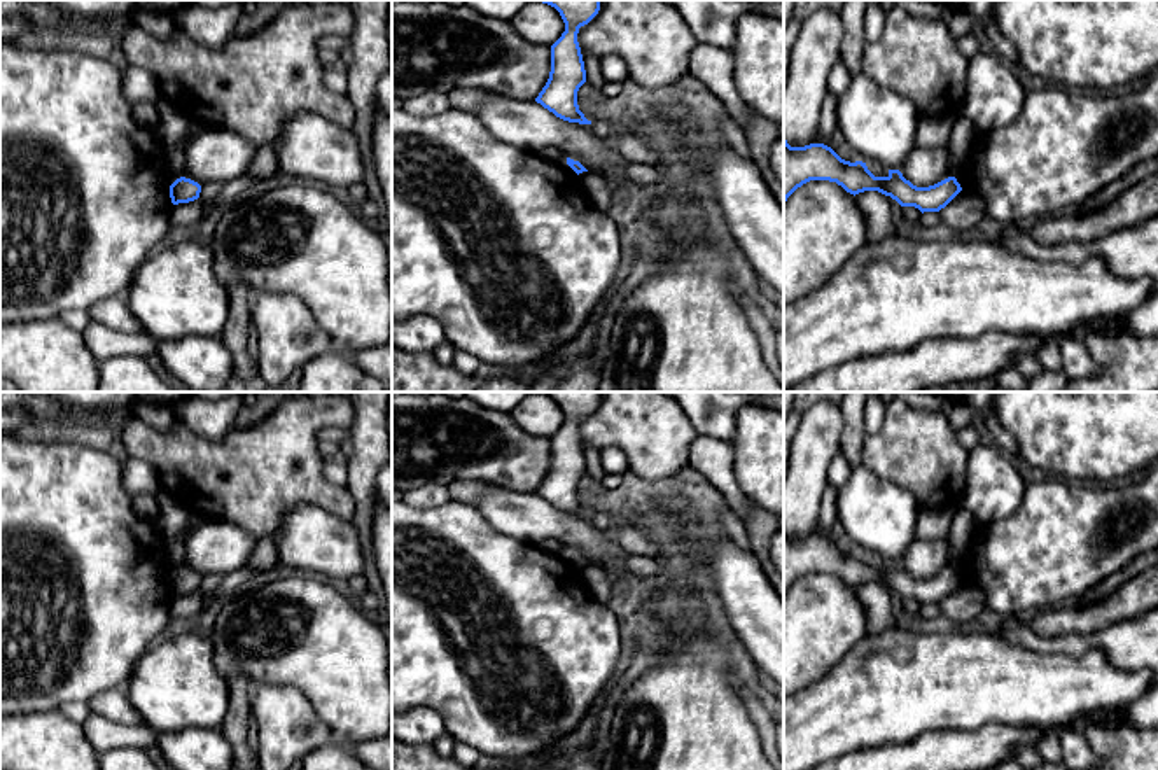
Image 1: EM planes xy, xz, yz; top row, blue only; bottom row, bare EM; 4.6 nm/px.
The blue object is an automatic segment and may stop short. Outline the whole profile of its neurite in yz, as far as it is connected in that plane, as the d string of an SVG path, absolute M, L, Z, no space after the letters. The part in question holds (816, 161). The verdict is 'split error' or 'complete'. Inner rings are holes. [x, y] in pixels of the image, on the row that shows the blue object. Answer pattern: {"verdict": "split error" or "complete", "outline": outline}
{"verdict": "complete", "outline": "M784 138L784 203L810 180L836 182L854 196L864 191L878 191L901 206L915 206L922 214L939 212L962 191L955 177L929 187L917 187L899 170L889 170L887 177L875 177L866 163L845 161L824 144L791 147Z"}

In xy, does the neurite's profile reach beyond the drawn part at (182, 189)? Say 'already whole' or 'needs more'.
already whole

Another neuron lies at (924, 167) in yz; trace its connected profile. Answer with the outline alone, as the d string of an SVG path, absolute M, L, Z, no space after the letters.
M915 147L899 168L899 172L917 187L929 187L948 177L953 177L948 168L946 147Z

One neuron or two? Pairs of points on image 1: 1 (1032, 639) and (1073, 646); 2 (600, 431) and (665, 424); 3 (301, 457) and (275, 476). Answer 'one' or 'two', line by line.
1: one
2: one
3: one

